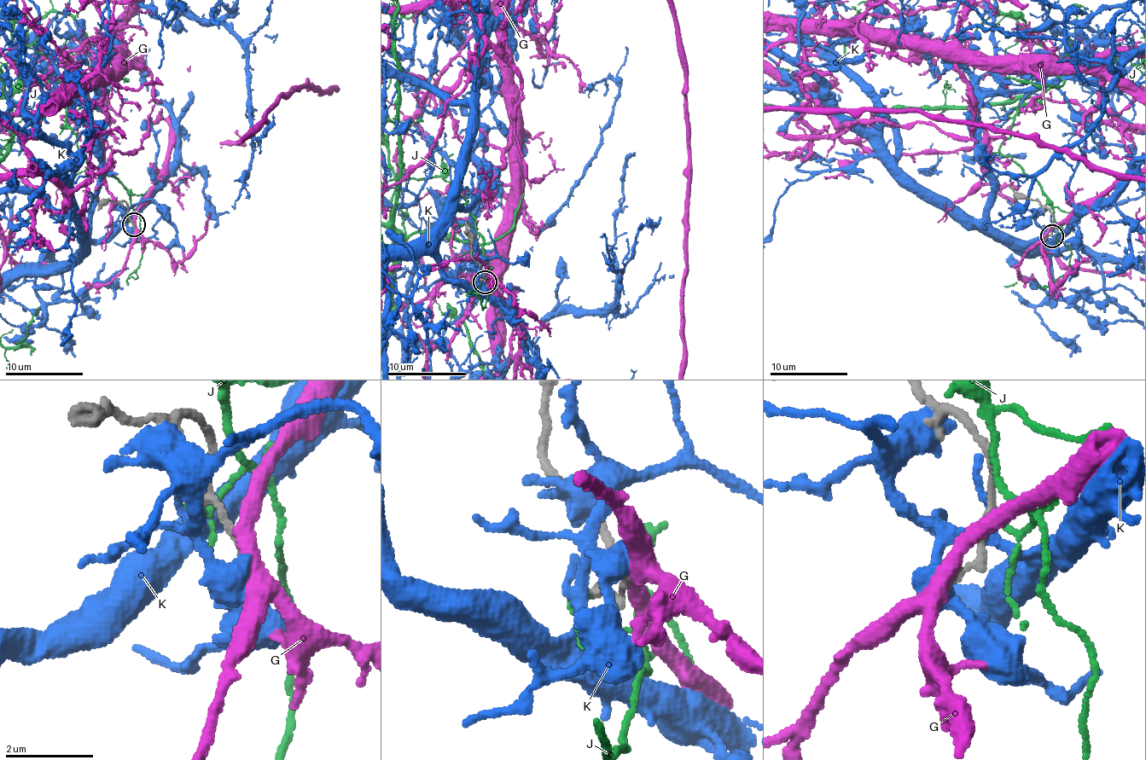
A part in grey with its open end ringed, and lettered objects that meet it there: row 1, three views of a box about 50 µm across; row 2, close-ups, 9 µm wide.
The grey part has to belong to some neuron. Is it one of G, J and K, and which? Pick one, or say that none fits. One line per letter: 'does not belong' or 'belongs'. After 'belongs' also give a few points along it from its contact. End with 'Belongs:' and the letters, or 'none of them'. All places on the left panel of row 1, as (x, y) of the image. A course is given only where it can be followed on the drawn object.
G: does not belong
J: does not belong
K: does not belong
Belongs: none of them

